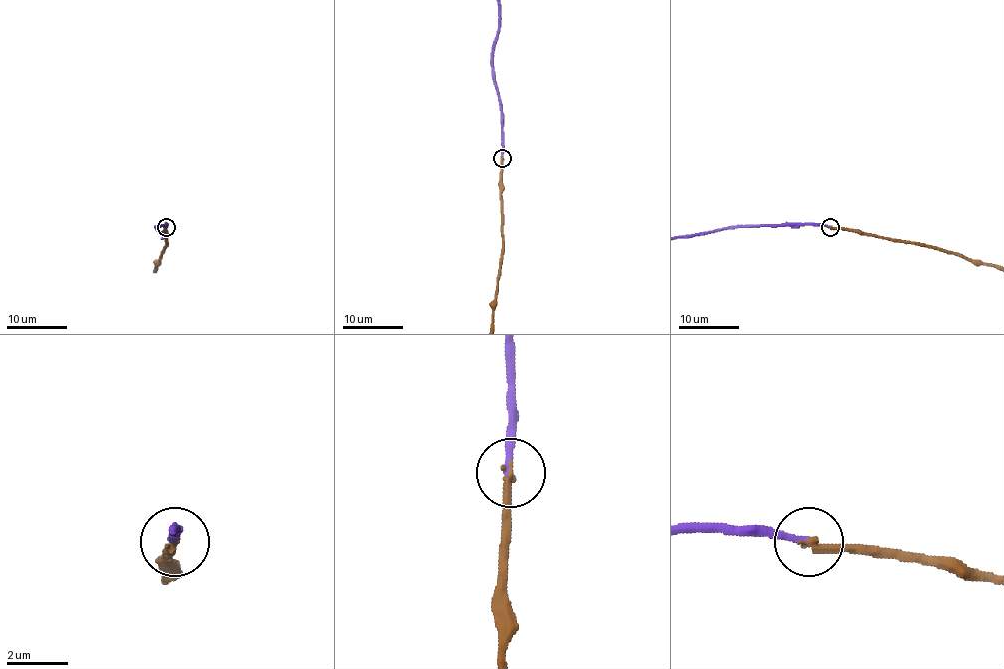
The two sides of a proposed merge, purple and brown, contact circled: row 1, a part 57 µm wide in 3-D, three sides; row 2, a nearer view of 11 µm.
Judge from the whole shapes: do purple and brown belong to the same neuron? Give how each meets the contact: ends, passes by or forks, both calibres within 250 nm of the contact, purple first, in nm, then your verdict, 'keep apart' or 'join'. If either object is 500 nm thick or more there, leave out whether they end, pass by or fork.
purple ends there; brown ends there; 240 nm thick on the purple side, 240 nm on the other; keep apart

